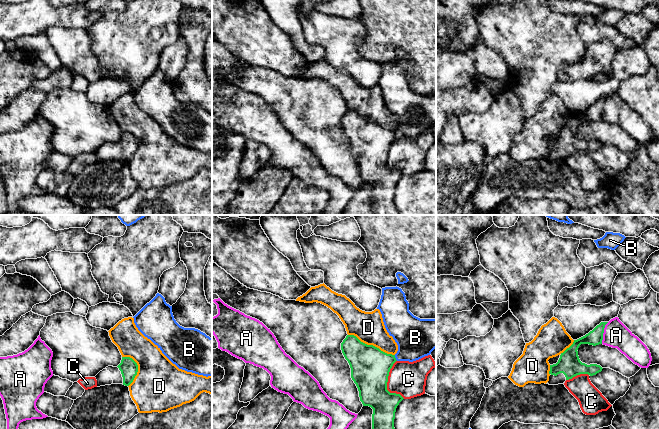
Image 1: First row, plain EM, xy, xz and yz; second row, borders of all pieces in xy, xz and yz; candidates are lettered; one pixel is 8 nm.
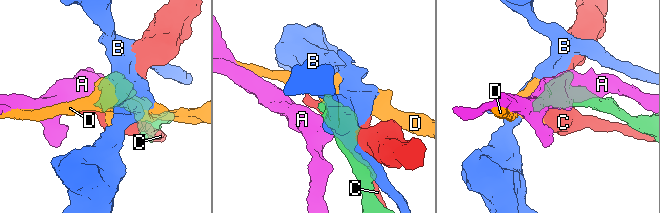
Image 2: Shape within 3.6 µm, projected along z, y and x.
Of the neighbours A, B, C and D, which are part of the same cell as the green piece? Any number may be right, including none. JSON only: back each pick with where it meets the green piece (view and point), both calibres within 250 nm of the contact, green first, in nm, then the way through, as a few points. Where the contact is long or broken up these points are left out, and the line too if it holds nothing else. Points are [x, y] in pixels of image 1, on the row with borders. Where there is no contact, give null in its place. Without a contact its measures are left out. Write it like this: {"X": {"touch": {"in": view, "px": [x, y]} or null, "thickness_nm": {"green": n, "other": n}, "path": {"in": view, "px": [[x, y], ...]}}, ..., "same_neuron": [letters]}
{"same_neuron": []}

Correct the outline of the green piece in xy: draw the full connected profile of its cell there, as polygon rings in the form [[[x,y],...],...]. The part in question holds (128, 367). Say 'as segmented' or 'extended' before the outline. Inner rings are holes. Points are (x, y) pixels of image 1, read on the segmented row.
extended | [[[122,357],[121,363],[117,367],[108,366],[95,376],[97,387],[111,384],[129,386],[137,372],[137,363],[130,357]]]

